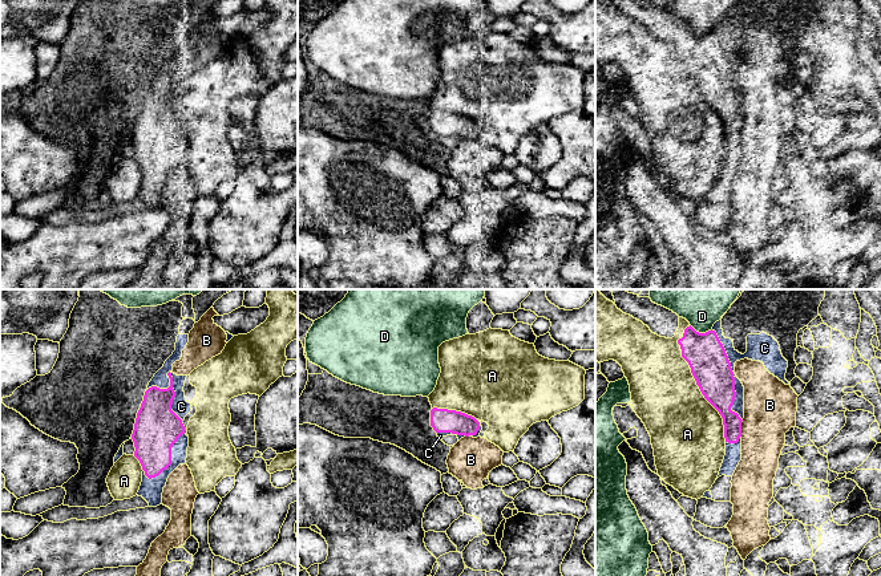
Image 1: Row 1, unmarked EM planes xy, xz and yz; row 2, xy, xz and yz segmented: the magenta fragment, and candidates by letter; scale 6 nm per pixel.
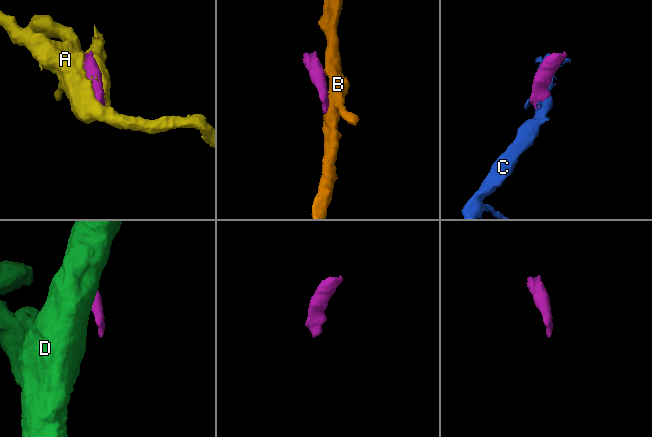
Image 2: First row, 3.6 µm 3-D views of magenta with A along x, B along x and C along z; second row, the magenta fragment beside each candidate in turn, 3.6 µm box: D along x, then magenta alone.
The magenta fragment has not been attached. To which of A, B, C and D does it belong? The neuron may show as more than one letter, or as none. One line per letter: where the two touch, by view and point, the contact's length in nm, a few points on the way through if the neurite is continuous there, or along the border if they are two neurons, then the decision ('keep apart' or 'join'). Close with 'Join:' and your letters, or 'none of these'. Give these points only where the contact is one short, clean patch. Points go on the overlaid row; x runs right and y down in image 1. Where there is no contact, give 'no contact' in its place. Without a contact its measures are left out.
A: yz (696, 384) | 750 nm | keep apart
B: yz (740, 429) | 110 nm | keep apart
C: yz (732, 374) | 600 nm | join
D: yz (700, 333) | 140 nm | keep apart
Join: C

